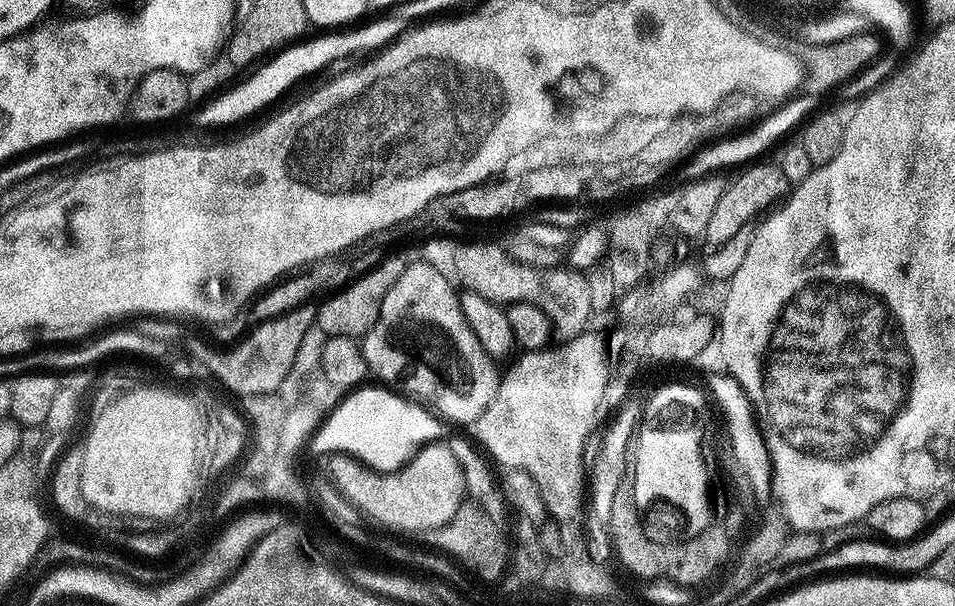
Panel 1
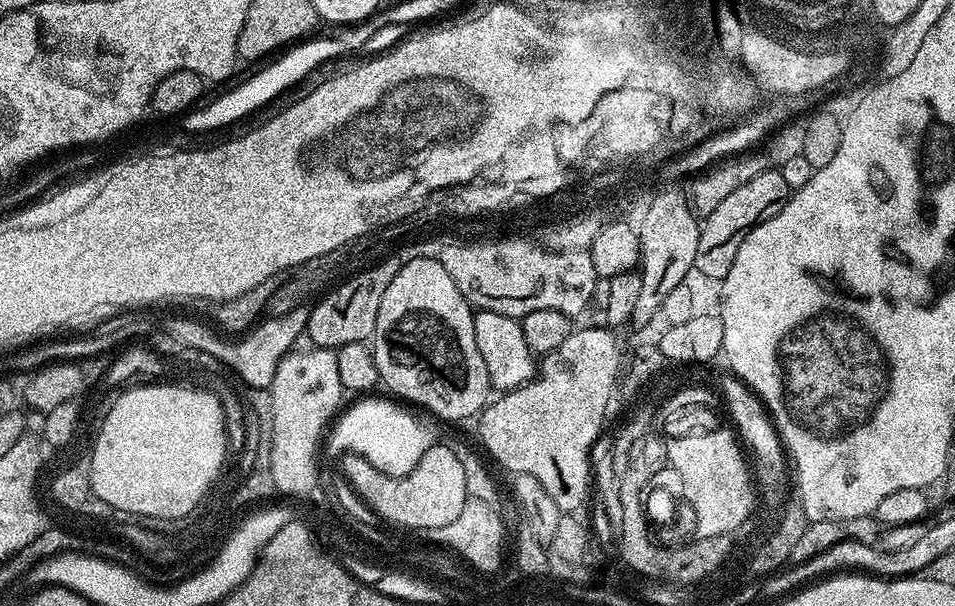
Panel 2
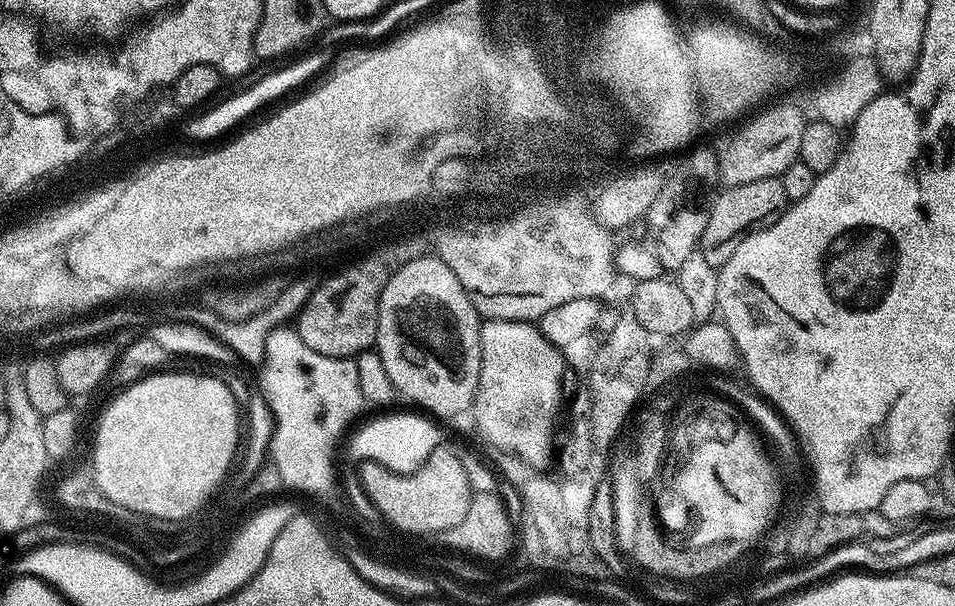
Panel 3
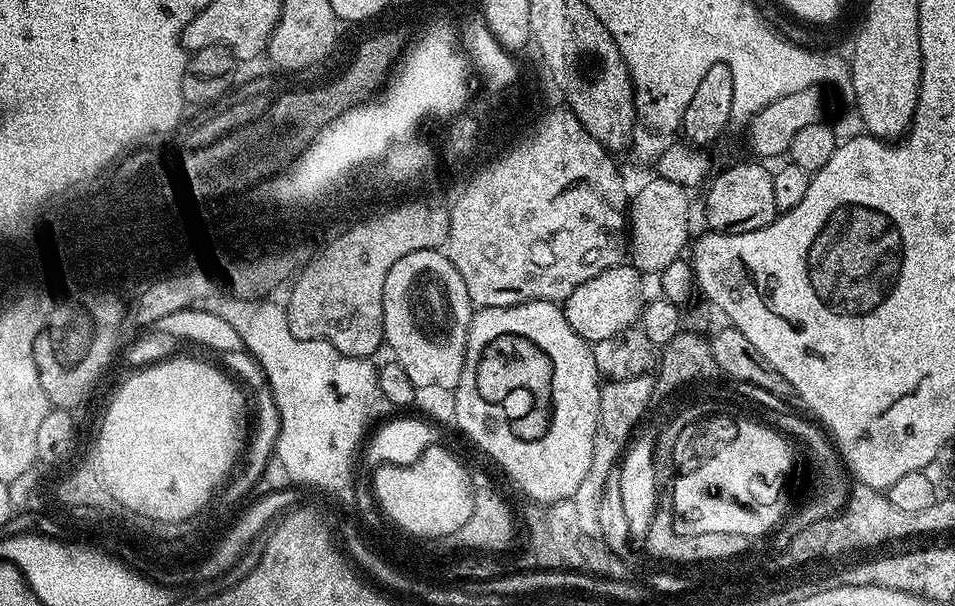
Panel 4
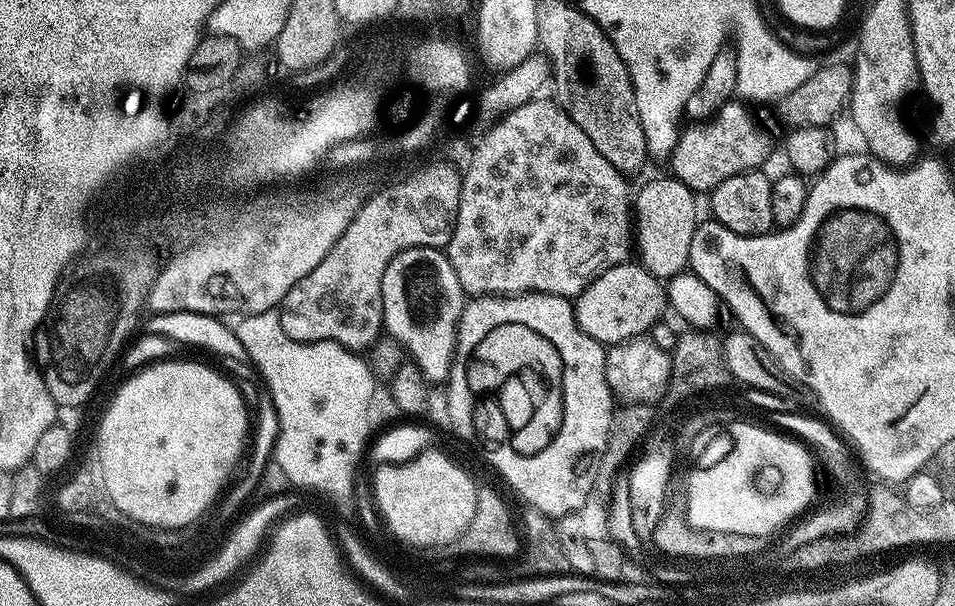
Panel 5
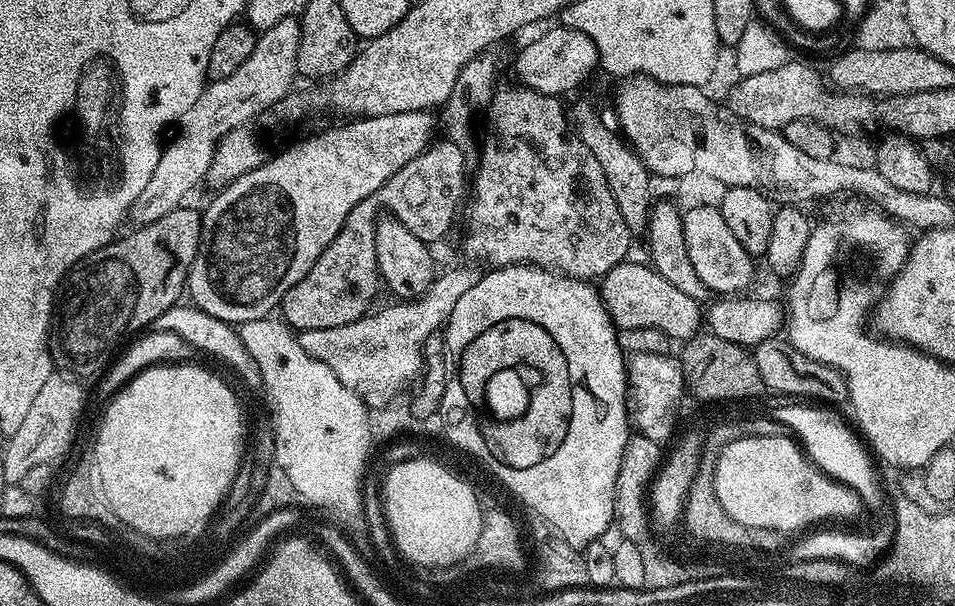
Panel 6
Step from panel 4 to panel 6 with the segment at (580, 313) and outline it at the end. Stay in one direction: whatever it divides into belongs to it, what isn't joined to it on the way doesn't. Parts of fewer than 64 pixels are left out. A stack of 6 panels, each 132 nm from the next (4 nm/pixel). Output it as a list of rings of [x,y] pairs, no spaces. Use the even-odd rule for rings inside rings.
[[[632,263],[615,264],[598,284],[600,296],[617,329],[662,331],[672,342],[683,342],[697,335],[702,328],[702,304],[682,294],[647,263]]]

